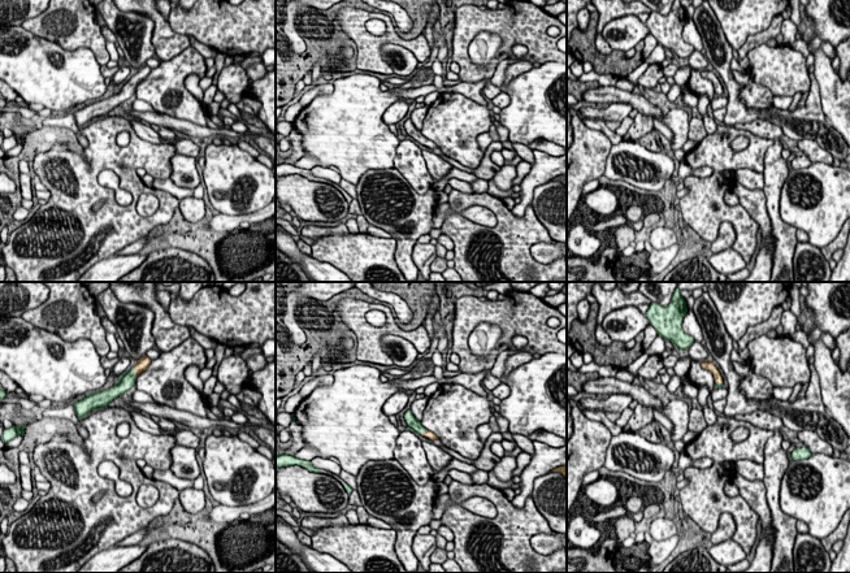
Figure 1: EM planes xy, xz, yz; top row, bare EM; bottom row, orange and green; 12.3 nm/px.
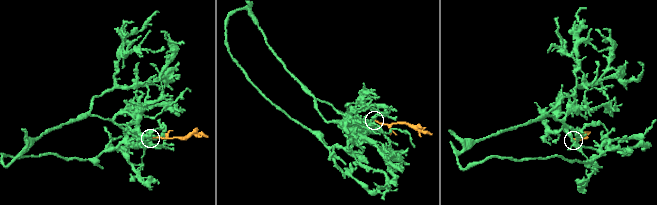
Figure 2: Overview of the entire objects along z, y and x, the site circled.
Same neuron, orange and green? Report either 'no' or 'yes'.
yes

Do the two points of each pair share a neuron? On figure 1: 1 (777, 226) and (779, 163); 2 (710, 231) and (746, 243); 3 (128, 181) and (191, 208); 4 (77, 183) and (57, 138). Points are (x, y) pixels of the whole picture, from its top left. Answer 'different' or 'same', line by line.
1: same
2: same
3: different
4: different

